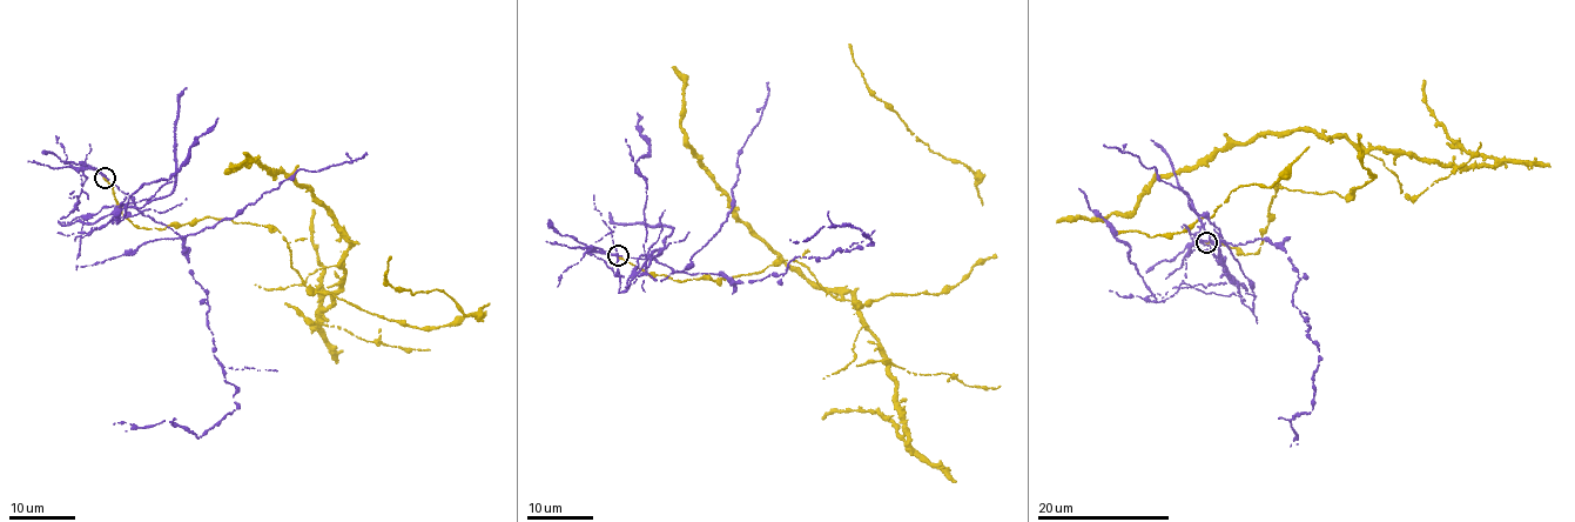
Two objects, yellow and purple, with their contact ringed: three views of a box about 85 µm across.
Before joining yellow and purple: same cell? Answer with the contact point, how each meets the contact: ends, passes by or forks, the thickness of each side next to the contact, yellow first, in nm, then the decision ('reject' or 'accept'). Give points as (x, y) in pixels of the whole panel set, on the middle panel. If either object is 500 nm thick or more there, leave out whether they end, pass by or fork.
(618, 255) | yellow ends | purple ends | 320/320 nm | reject

